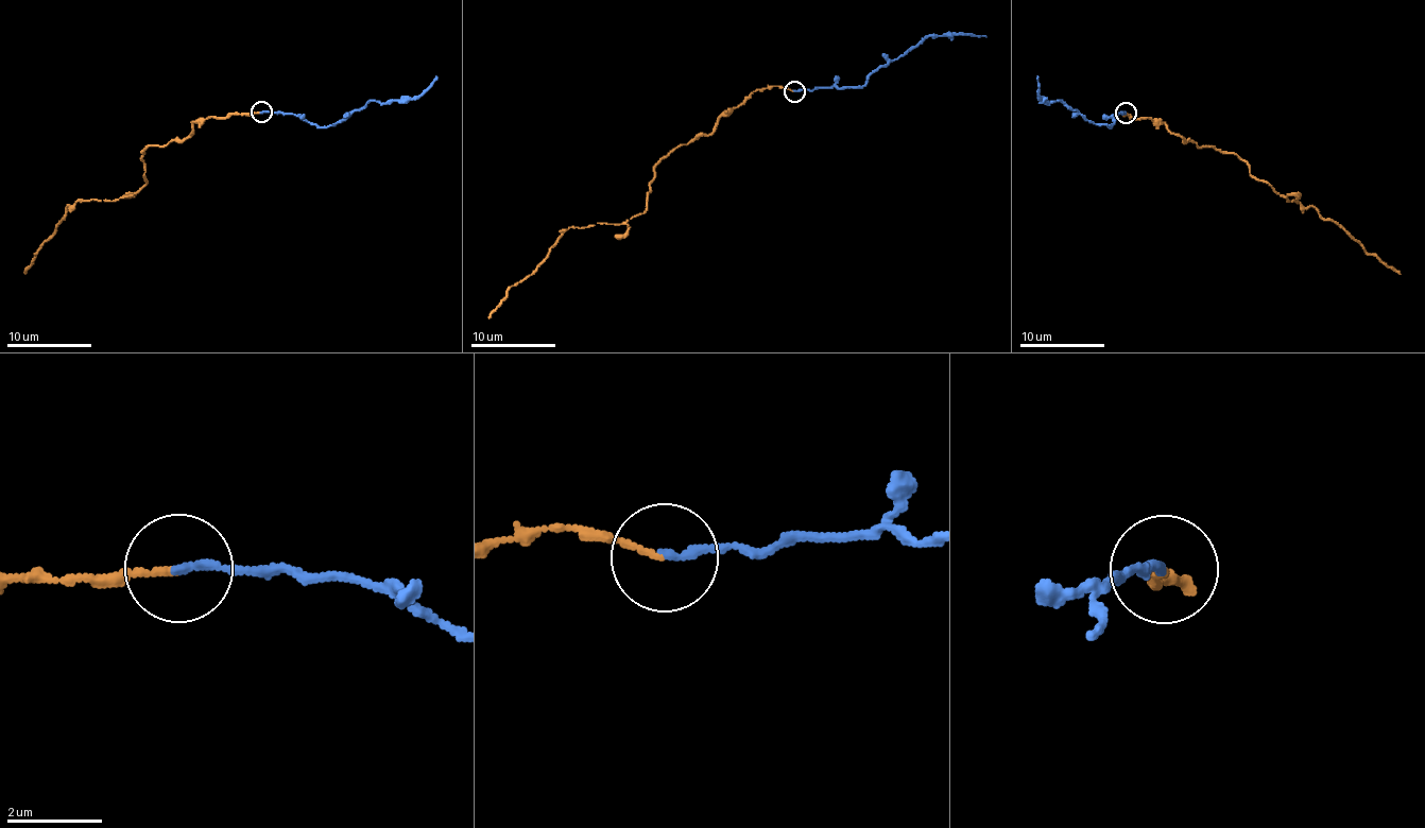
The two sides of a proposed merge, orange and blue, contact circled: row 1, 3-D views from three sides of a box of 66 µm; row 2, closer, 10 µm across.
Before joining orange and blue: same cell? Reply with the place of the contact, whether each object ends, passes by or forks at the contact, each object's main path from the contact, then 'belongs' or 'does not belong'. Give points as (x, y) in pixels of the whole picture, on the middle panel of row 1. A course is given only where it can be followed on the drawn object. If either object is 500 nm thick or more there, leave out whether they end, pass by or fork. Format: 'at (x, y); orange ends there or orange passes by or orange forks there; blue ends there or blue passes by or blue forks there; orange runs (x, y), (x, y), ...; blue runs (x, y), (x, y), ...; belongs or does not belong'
at (794, 91); orange ends there; blue ends there; orange runs (794, 91), (752, 91), (708, 134), (680, 144), (653, 168), (641, 212), (569, 227), (490, 318); blue runs (794, 91), (859, 87), (873, 72), (928, 36), (985, 36); belongs

